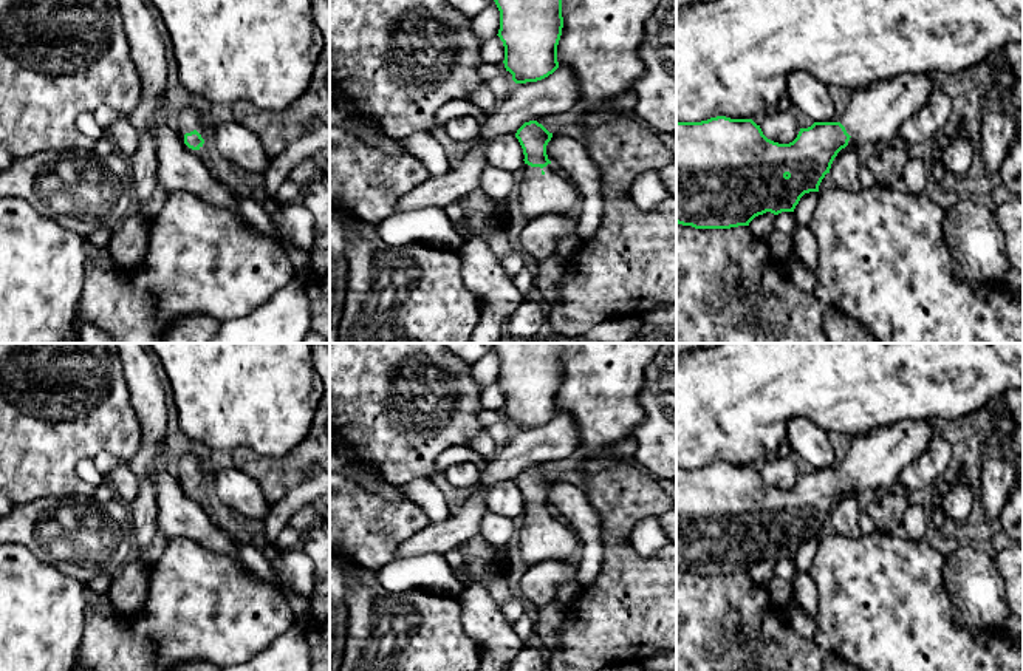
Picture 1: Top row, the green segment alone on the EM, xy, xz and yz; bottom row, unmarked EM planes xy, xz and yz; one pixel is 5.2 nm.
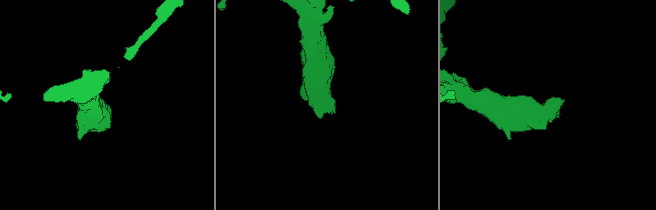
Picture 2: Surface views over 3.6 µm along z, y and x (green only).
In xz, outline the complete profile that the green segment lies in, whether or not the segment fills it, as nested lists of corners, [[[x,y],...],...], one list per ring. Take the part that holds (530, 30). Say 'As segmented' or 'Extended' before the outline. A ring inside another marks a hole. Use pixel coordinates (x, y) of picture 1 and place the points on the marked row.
As segmented. [[[494,0],[500,11],[498,37],[505,46],[505,68],[515,83],[537,82],[559,68],[557,45],[562,36],[562,0]]]

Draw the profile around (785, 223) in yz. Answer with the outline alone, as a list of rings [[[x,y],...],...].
[[[782,212],[775,216],[775,230],[791,237],[794,233],[795,227],[795,220],[794,220],[794,212]]]

